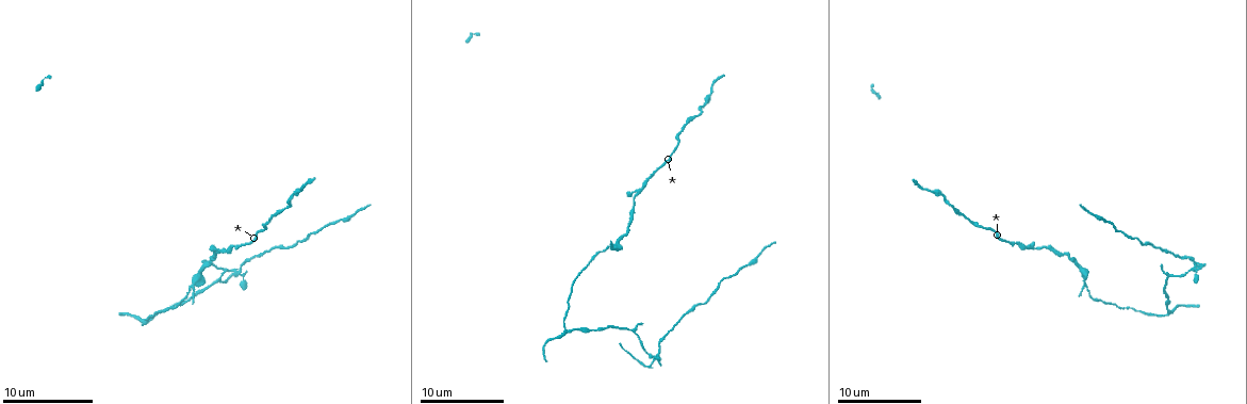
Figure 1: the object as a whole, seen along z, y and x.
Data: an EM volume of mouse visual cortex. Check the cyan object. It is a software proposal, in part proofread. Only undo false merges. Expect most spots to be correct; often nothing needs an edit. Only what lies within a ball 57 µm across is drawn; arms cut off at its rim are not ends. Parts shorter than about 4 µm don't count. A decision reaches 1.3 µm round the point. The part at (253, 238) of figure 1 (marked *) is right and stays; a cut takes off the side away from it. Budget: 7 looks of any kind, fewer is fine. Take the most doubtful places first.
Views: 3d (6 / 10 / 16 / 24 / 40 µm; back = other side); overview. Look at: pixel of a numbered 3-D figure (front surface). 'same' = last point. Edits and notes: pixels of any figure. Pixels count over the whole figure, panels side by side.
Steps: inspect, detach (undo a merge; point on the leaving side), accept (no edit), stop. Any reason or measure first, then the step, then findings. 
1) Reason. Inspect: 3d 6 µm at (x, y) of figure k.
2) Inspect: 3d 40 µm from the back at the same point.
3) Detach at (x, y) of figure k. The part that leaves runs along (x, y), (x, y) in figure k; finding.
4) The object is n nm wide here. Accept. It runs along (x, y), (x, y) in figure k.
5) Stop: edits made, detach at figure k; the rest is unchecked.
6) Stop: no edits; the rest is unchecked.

Inspect: 3d 10 µm at (1085, 284) of figure 1.

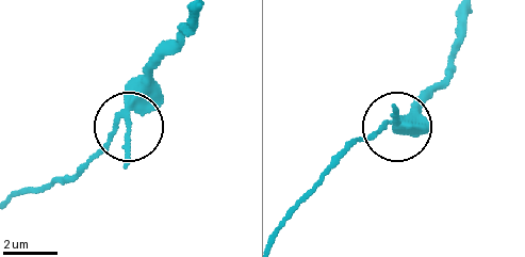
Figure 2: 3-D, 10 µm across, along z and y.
Detach at (108, 137) of figure 2. The part that leaves runs along (125, 107), (113, 131), (79, 165), (49, 187), (17, 195) in figure 2; a second neuron is stuck on.

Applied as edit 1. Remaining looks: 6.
Inspect: overview.

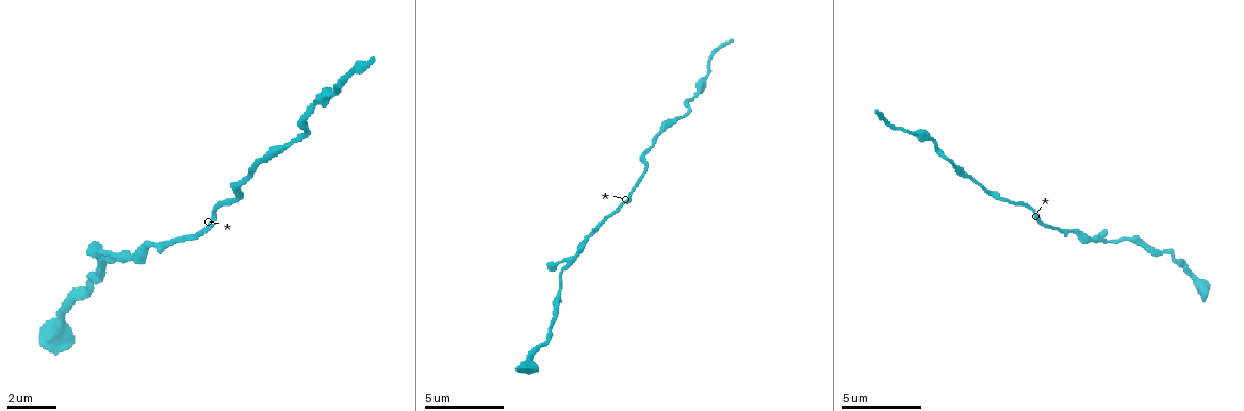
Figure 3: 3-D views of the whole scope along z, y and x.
Inspect: 3d 10 µm at (687, 103) of figure 3.

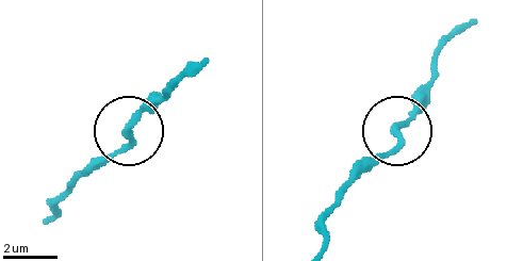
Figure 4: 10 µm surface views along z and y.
Accept. One neuron here.

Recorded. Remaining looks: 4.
Inspect: 3d 10 µm at (1113, 240) of figure 3.

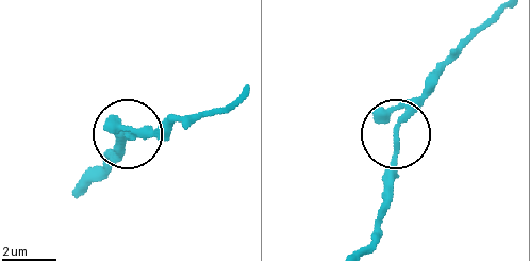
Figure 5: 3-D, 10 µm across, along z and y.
Accept. It runs along (486, 20), (452, 54), (399, 130), (397, 172), (385, 196) in figure 5; continuous, no second neuron.

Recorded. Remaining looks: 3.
Stop: edits made, detach at figure 2; the rest is unchecked.

